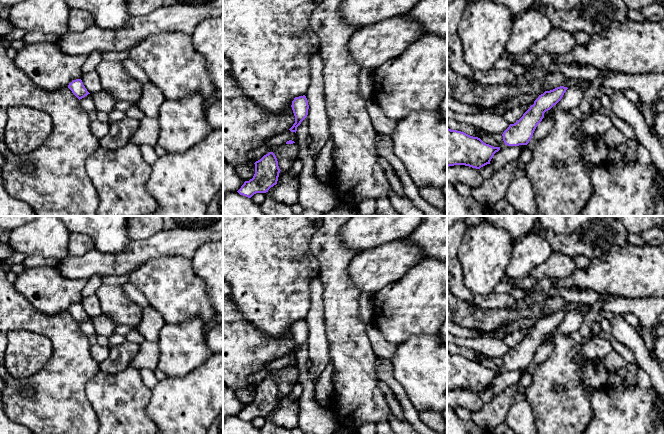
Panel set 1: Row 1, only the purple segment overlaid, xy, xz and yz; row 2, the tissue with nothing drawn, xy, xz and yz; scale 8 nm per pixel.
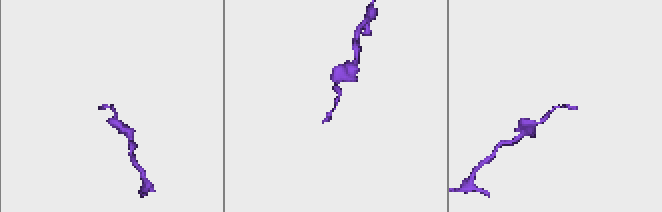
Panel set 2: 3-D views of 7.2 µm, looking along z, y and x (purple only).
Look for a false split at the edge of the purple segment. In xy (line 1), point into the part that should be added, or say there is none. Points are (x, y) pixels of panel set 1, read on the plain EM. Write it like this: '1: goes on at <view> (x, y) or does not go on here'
1: does not go on here

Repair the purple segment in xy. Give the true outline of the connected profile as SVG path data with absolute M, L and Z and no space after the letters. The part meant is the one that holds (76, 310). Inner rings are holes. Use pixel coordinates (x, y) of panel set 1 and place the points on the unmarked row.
M81 303L73 304L71 307L69 307L68 312L79 324L90 318L83 309Z

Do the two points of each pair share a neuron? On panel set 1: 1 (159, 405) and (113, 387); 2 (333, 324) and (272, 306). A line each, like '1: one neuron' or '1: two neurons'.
1: two neurons
2: two neurons

